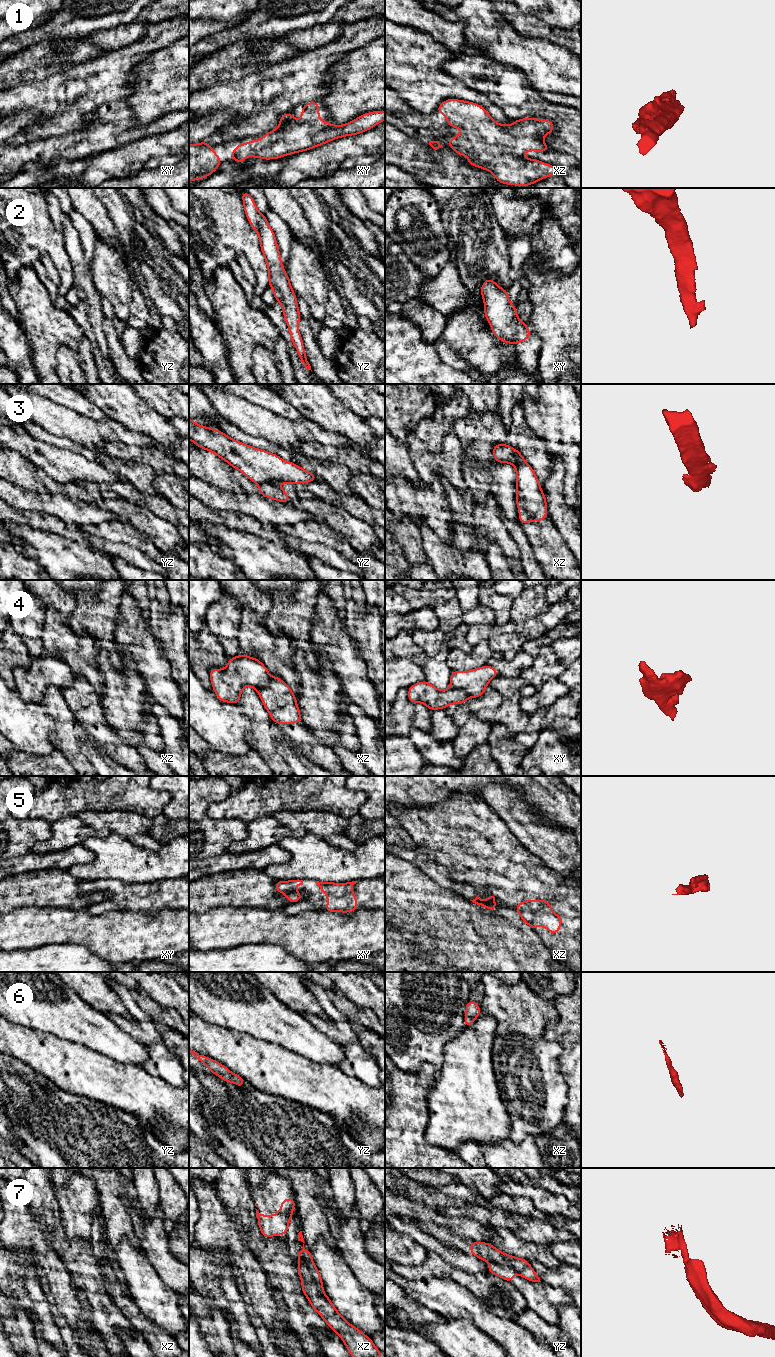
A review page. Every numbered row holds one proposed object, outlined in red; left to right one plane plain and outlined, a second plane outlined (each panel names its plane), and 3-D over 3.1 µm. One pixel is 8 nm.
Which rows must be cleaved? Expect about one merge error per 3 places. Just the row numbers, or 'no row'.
3, 4, 5, 7

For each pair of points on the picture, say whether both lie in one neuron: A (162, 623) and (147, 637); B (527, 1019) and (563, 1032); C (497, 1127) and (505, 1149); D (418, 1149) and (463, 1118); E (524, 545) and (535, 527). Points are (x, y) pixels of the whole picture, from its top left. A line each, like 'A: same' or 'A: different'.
A: different
B: different
C: different
D: different
E: different

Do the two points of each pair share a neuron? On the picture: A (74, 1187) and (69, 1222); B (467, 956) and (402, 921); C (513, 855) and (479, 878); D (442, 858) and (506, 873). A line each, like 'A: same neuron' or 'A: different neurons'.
A: same neuron
B: same neuron
C: same neuron
D: same neuron

